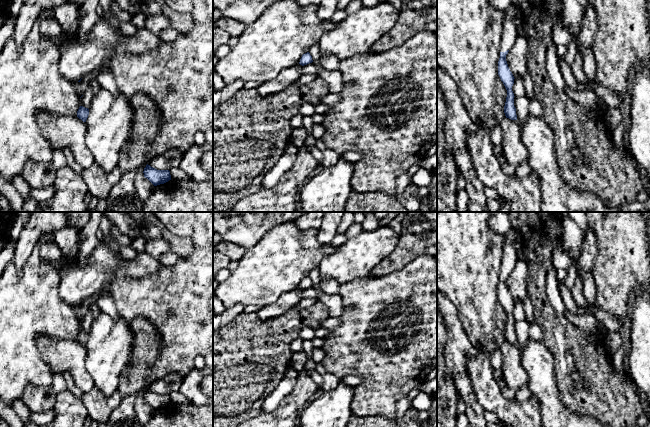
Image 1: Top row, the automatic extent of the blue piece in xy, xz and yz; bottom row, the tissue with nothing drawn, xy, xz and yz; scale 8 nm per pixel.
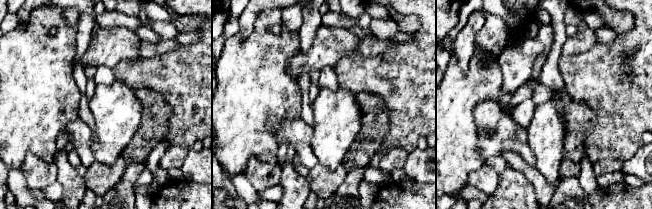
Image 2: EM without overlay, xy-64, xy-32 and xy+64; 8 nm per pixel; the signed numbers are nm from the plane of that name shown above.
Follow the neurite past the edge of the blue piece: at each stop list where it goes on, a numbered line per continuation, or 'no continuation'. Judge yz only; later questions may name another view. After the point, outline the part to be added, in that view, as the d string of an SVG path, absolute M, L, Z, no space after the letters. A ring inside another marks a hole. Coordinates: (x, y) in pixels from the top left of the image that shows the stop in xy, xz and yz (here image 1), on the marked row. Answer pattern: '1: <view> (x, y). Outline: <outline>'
1: yz (512, 19). Outline: M512 5L511 9L505 12L504 32L500 52L510 50L519 35L518 27L523 22L519 9Z

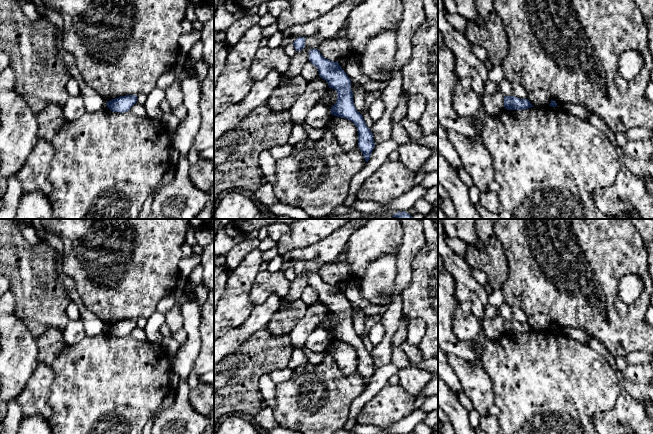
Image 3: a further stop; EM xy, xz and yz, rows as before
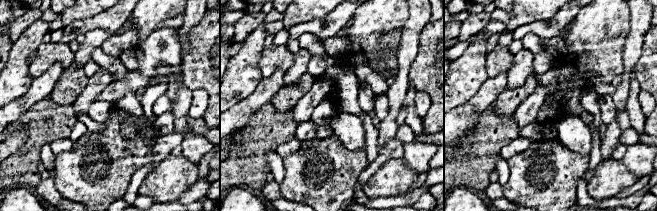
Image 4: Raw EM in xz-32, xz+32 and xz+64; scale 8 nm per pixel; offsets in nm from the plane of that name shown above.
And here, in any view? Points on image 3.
no continuation

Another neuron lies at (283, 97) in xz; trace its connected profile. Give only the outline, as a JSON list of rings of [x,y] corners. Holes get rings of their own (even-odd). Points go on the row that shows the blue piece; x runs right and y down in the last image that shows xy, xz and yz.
[[[301,75],[280,83],[267,100],[267,105],[274,112],[289,110],[294,102],[303,94],[307,83]]]

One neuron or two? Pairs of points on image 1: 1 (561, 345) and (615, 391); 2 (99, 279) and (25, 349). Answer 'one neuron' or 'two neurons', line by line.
1: one neuron
2: two neurons

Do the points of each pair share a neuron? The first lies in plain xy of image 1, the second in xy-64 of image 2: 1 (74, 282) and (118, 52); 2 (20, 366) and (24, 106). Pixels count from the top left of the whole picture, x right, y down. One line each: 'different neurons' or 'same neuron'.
1: same neuron
2: same neuron

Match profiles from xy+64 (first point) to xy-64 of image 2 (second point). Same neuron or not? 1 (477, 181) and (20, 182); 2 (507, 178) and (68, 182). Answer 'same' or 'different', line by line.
1: different
2: same

